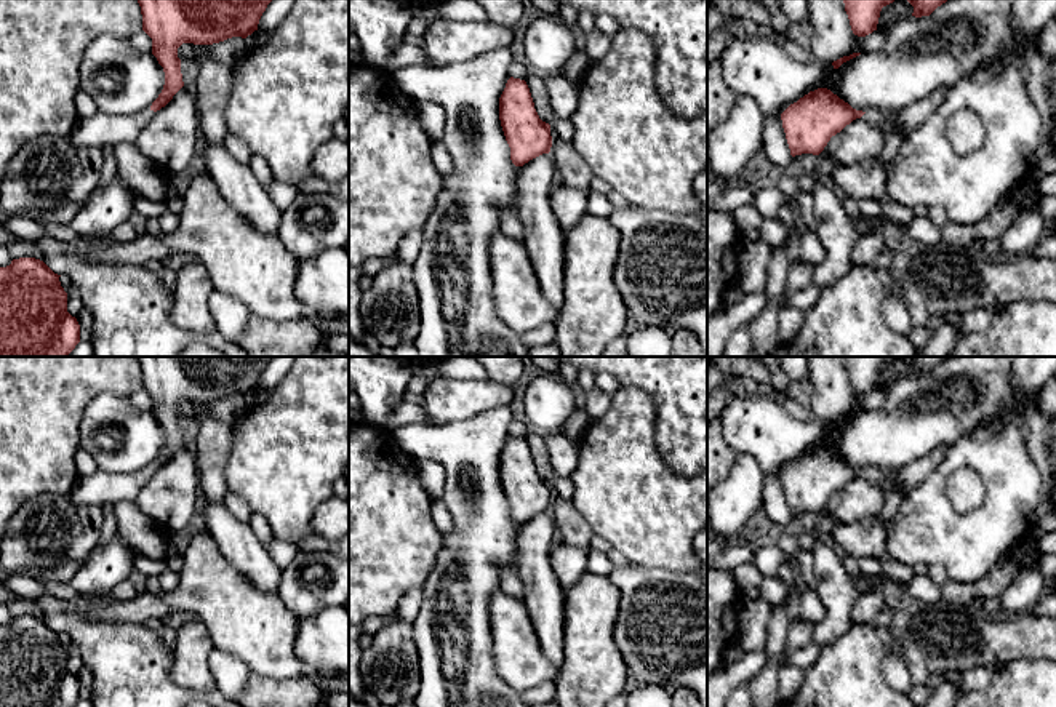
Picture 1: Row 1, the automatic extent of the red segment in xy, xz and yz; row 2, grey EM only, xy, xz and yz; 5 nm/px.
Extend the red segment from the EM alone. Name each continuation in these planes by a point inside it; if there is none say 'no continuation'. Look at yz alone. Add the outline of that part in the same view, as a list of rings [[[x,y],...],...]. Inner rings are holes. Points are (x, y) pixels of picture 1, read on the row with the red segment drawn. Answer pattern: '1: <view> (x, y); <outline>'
1: yz (874, 117); [[[870,109],[867,110],[862,118],[875,126],[885,126],[888,123],[888,115],[885,115],[883,112],[877,110],[877,109]]]

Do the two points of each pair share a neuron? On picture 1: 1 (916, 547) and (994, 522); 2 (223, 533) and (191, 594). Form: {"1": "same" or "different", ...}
{"1": "same", "2": "different"}

